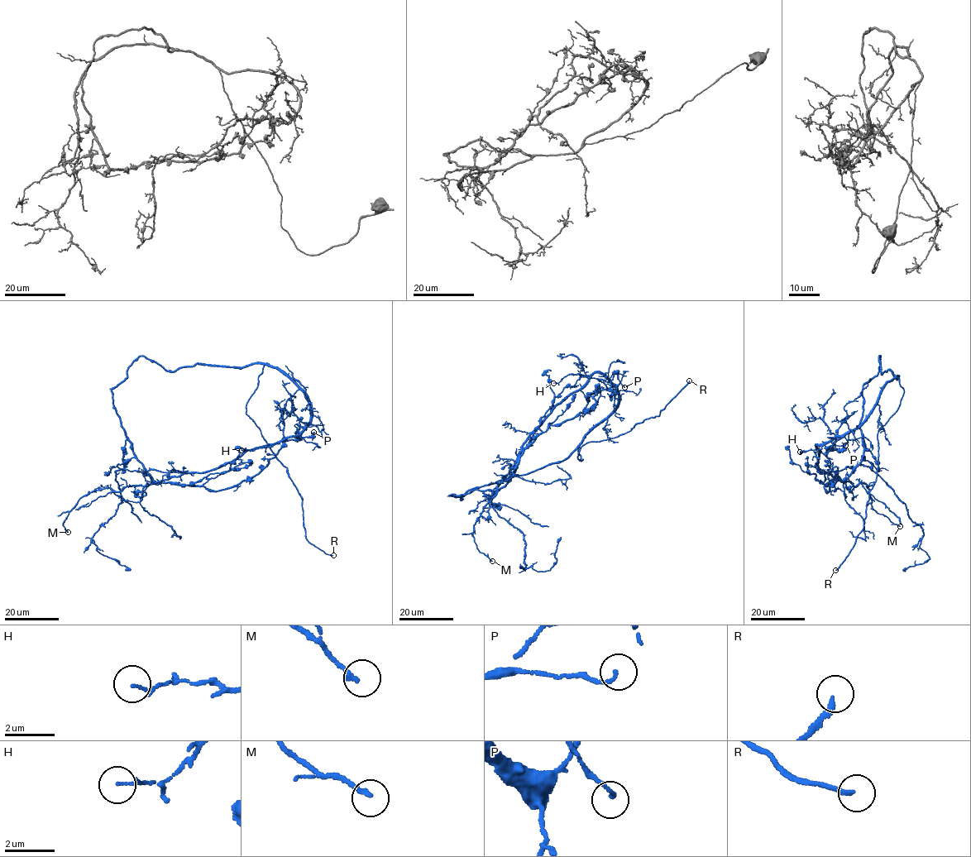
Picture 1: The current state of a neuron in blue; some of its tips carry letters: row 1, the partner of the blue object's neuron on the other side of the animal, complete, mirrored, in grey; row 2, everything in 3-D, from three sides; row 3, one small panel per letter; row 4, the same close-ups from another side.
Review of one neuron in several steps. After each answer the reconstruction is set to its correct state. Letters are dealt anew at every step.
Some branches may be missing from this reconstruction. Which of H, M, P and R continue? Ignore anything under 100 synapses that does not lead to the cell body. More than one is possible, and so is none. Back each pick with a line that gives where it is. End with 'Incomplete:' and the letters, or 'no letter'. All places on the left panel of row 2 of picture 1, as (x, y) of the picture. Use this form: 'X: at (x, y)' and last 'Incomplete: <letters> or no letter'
R: at (333, 555)
Incomplete: R

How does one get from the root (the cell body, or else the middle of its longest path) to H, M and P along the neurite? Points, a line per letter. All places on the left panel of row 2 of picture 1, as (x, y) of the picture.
H: (152, 360), (172, 371), (196, 363), (265, 364), (291, 380), (312, 410), (303, 431), (272, 446), (241, 450)
M: (152, 360), (138, 356), (111, 390), (133, 454), (152, 482), (86, 494), (62, 522), (68, 532)
P: (152, 360), (138, 356), (111, 390), (133, 454), (157, 484), (235, 486), (265, 466), (285, 441), (313, 432)

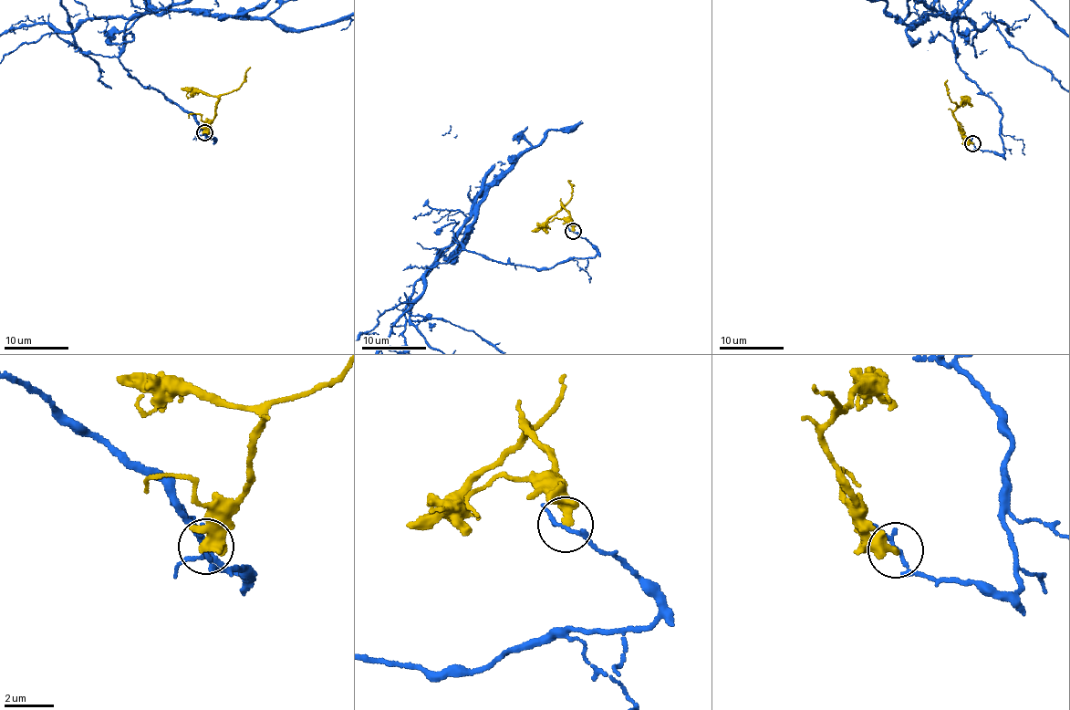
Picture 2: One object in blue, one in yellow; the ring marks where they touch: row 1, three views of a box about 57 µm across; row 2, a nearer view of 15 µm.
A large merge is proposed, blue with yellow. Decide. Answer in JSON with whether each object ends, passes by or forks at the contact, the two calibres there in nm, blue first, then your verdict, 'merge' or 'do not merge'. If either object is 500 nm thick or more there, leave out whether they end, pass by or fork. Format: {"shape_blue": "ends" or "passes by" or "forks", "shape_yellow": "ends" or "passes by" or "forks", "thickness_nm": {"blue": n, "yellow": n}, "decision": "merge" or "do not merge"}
{"shape_blue": "passes by", "shape_yellow": "ends", "thickness_nm": {"blue": 130, "yellow": 360}, "decision": "do not merge"}

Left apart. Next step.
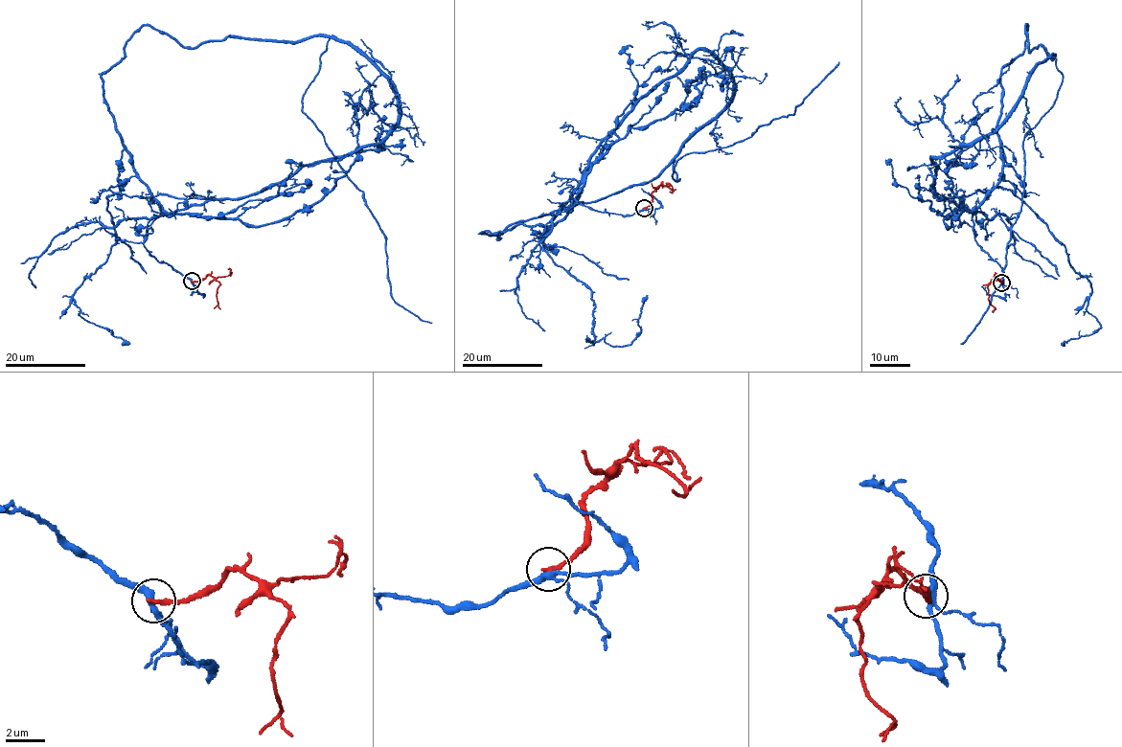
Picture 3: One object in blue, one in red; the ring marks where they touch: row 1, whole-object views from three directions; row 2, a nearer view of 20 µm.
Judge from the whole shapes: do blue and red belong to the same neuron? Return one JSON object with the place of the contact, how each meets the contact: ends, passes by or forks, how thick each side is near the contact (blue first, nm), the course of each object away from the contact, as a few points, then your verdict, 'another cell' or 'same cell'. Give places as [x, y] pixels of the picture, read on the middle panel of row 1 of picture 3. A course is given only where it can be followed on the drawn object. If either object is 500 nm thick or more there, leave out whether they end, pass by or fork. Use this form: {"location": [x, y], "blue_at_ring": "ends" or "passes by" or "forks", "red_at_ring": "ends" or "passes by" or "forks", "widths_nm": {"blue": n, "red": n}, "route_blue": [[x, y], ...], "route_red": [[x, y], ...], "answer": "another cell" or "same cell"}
{"location": [644, 208], "blue_at_ring": "forks", "red_at_ring": "ends", "widths_nm": {"blue": 280, "red": 220}, "route_blue": [[644, 209], [570, 197], [697, 50], [733, 86], [675, 181], [689, 153], [794, 115], [839, 61]], "route_red": [[644, 208], [650, 205], [652, 192], [662, 183], [670, 191]], "answer": "another cell"}

